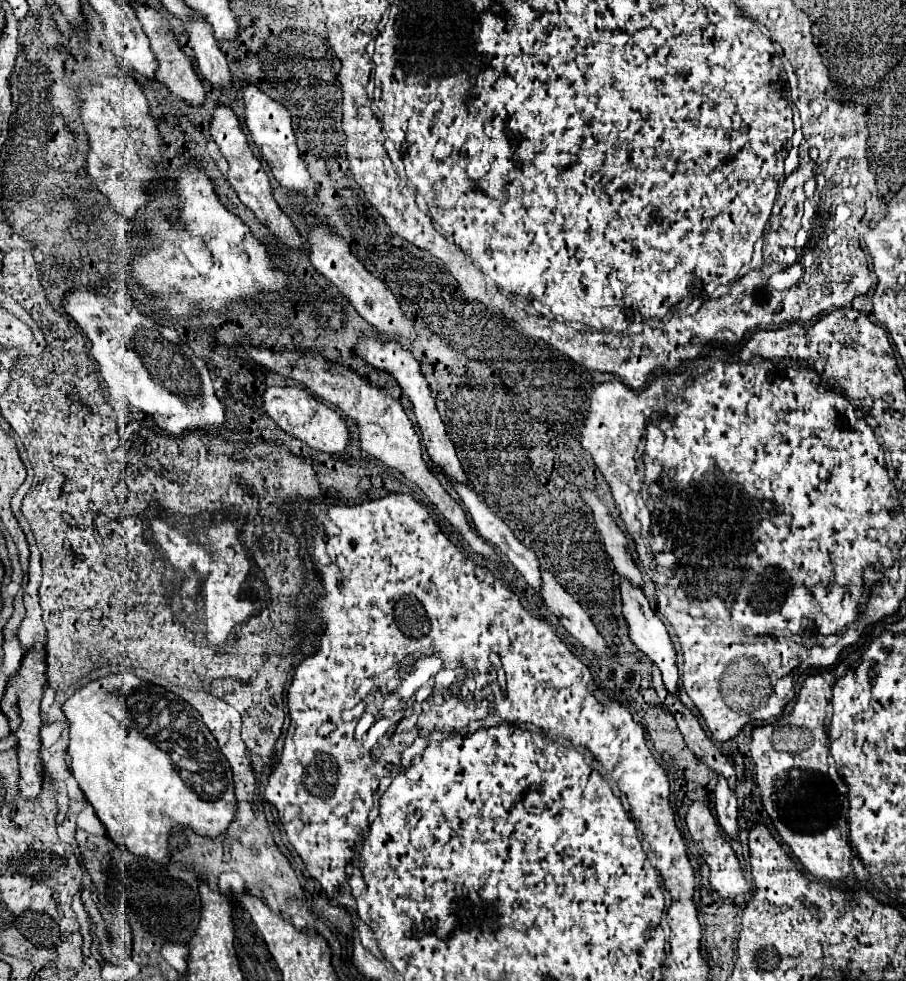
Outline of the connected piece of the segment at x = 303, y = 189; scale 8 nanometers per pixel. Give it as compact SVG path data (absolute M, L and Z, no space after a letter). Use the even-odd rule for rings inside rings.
M241 85L241 99L245 103L245 123L247 123L247 129L251 133L251 139L259 147L261 157L269 163L273 177L287 191L301 193L307 199L315 199L317 197L317 185L311 181L307 165L305 165L301 153L295 145L295 135L291 129L289 111L281 103L269 99L265 93L261 93L257 87L251 87L251 85Z

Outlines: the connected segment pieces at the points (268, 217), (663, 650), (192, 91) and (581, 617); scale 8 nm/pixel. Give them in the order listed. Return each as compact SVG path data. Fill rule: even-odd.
M217 105L217 111L215 111L213 119L211 119L209 131L211 131L213 141L219 145L223 157L225 157L227 163L229 163L227 181L231 183L231 187L235 189L235 193L239 195L241 203L243 203L245 207L249 207L249 209L255 213L255 217L257 217L259 223L269 225L269 229L273 231L273 235L275 235L281 243L285 243L289 249L305 251L305 243L303 243L303 239L299 237L299 233L295 231L291 217L289 217L285 211L281 211L281 207L279 207L277 201L273 199L273 191L271 191L269 177L265 175L261 161L253 155L253 151L251 151L251 147L249 147L249 143L247 143L247 137L245 137L245 133L241 131L241 125L239 125L235 113L231 111L231 107Z
M621 579L619 589L621 589L621 601L623 601L623 617L625 617L627 625L629 625L629 639L637 645L637 649L641 649L659 667L659 671L663 675L663 681L665 681L665 687L669 689L669 693L679 695L679 689L677 689L679 673L677 673L677 665L675 665L675 649L673 649L673 643L669 639L667 627L653 613L647 597L643 595L643 591L639 587L633 587L633 583L629 583L627 579Z
M135 1L133 7L135 7L135 11L137 11L137 19L141 21L145 35L147 35L149 41L151 41L151 49L153 49L153 53L157 55L157 61L159 61L157 81L159 81L161 85L165 85L165 87L169 89L169 93L171 93L175 99L179 99L179 101L183 101L183 103L187 103L187 105L191 105L191 107L203 105L203 103L205 103L205 89L203 89L203 85L201 85L201 79L197 77L197 71L193 69L191 59L179 49L177 39L175 39L171 27L169 27L169 21L167 21L161 13L157 13L155 9L151 9L151 7L143 5L143 3L137 3L137 1Z
M541 569L541 597L547 605L547 609L551 609L561 625L587 649L591 649L595 655L599 657L613 657L611 651L607 649L601 633L597 631L597 627L593 625L591 617L587 615L587 611L579 605L579 601L567 593L557 579Z

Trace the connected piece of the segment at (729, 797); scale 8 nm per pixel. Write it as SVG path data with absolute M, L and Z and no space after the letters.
M717 775L717 785L715 785L715 809L717 809L717 821L723 827L723 831L731 837L737 839L739 827L737 827L737 799L733 789L725 783L723 775Z

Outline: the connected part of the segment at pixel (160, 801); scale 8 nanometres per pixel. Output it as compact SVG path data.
M117 673L77 689L63 709L71 723L71 773L117 845L127 847L137 857L167 865L171 855L169 837L173 829L183 827L197 835L215 839L233 823L237 799L229 763L211 731L207 731L199 711L181 697L131 673Z

